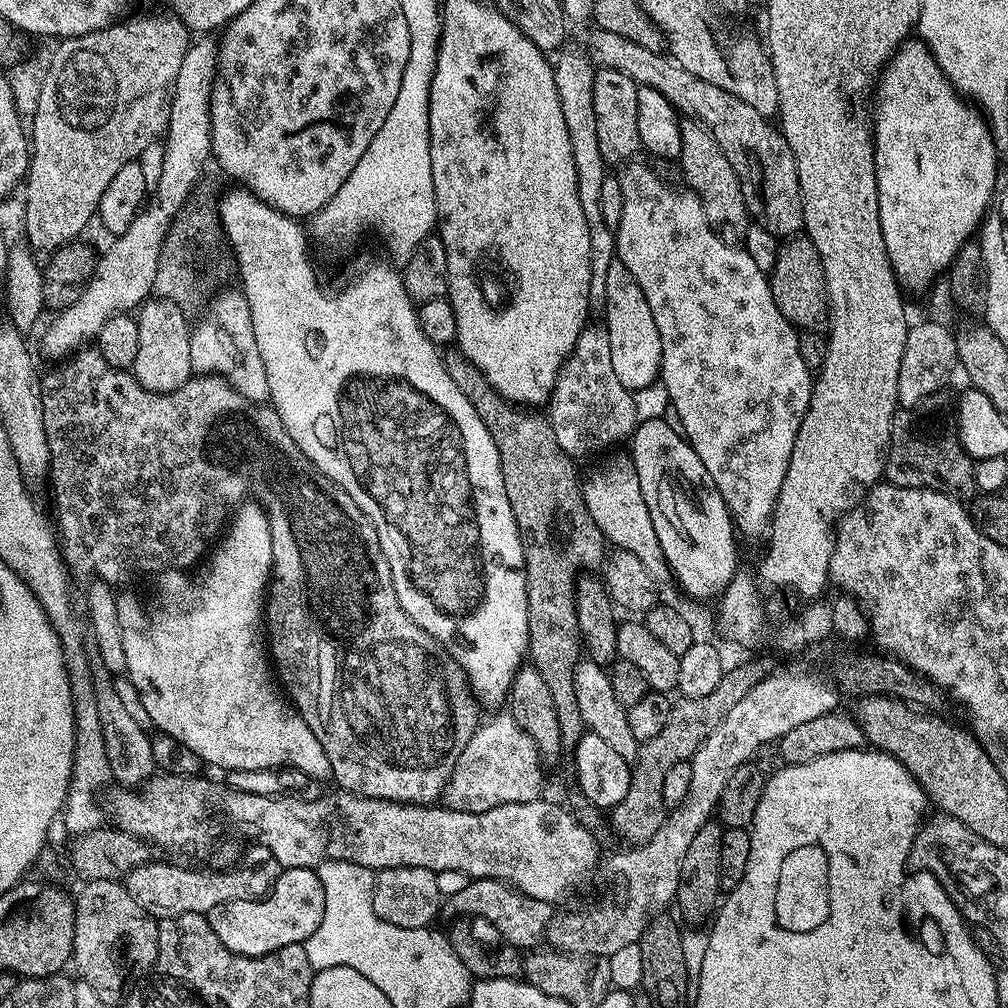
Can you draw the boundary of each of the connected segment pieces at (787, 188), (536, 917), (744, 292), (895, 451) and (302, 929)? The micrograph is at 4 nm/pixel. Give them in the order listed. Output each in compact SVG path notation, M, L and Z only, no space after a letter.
M596 28L593 33L592 48L600 55L599 67L622 70L637 85L658 90L681 117L699 122L718 142L722 154L726 154L726 162L738 174L744 204L755 223L778 238L795 237L803 229L802 190L798 186L794 154L790 154L786 138L769 117L758 114L750 102L742 102L742 98L710 82L702 82L702 78L690 74L690 70L667 55L646 50L646 46L638 46L638 42L622 38L622 34L610 34L610 30Z
M469 879L468 885L458 894L447 897L446 908L452 912L461 912L464 916L477 916L480 920L489 920L490 923L496 924L496 932L501 936L505 945L511 946L517 950L532 950L537 947L539 940L545 939L548 931L548 923L551 922L554 909L553 905L547 900L535 900L526 894L522 894L517 888L510 884L503 884L500 880L478 880Z
M632 162L623 169L620 176L620 221L614 224L614 256L634 274L634 282L642 286L642 294L646 294L646 306L650 306L650 314L654 314L654 326L658 326L658 338L662 338L662 362L660 363L660 380L663 388L668 391L670 408L676 411L680 419L679 431L687 440L690 447L702 458L702 466L710 470L710 478L714 478L714 486L722 494L732 515L735 529L742 535L763 537L769 531L772 510L776 507L776 499L782 486L782 478L786 478L786 470L790 462L790 454L794 450L794 438L800 425L800 418L808 408L810 394L814 383L813 373L802 362L802 354L798 350L797 329L780 313L772 297L772 285L769 277L762 270L758 270L754 258L743 246L736 248L727 244L714 227L713 221L706 218L700 200L695 192L683 190L679 192L671 188L664 180L659 180L644 164Z
M900 410L892 417L893 431L886 444L886 459L883 475L887 483L897 484L903 488L925 488L935 492L960 494L964 487L972 484L973 459L966 454L960 444L960 437L956 435L954 416L948 412L916 412L920 410Z
M285 868L274 882L272 891L259 900L239 900L223 904L207 913L214 934L234 954L265 956L282 946L303 944L322 922L324 891L315 871L310 868Z

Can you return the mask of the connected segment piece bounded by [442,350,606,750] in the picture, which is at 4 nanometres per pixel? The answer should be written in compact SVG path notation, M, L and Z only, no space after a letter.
M448 350L442 359L450 378L454 378L454 386L470 398L470 406L478 410L478 418L486 422L486 430L490 430L490 438L494 438L494 446L498 446L498 458L502 470L502 482L506 486L506 498L510 502L510 510L514 514L514 522L520 531L520 541L524 551L524 573L526 574L526 594L528 595L528 650L531 667L542 674L546 686L550 690L550 698L554 698L554 706L558 714L558 730L560 746L564 750L575 749L583 738L586 727L582 714L575 702L574 678L576 665L582 660L582 645L578 618L576 617L576 577L596 570L606 559L606 541L598 530L594 518L590 518L590 510L586 510L584 495L580 493L578 472L572 457L559 448L554 430L543 415L535 416L535 411L510 403L502 398L469 360L465 360L458 350Z

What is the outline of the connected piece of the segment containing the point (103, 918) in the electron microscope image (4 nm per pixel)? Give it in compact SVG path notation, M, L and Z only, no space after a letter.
M90 880L83 885L80 893L75 893L76 925L74 926L74 946L71 963L76 964L75 975L94 990L94 994L109 1006L116 1006L124 997L143 981L152 971L158 954L158 924L146 909L138 906L130 898L123 883L115 880Z

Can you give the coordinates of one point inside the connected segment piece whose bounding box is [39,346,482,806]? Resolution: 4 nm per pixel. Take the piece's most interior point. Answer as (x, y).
(141, 481)

